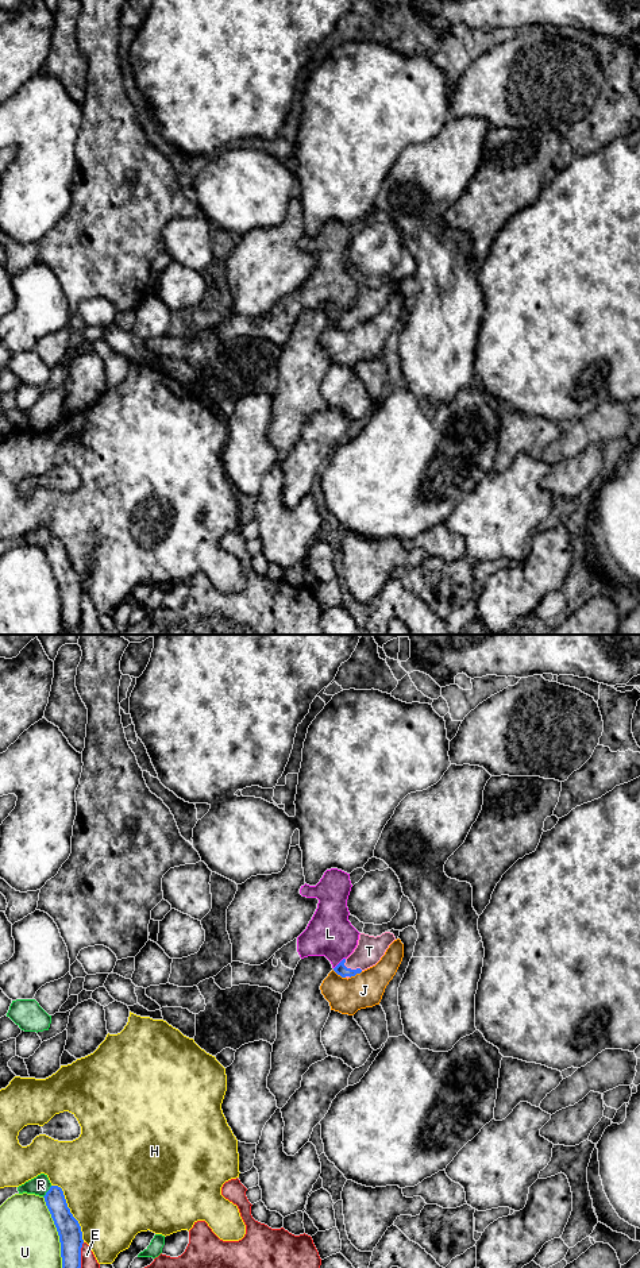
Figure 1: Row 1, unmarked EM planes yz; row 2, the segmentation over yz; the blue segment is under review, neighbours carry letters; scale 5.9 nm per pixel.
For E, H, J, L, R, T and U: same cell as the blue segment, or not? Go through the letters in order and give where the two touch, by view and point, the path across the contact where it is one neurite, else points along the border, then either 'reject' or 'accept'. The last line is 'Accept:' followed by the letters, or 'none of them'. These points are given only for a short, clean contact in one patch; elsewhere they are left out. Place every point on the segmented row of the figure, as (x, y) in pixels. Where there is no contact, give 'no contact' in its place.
E: contact yz (80, 1255); reject
H: contact yz (69, 1210); reject
J: contact yz (339, 974); border yz (332, 970), (344, 978); reject
L: contact yz (339, 963); reject
R: contact yz (47, 1191); reject
T: contact yz (350, 968); way yz (340, 968), (350, 968), (369, 951); accept
U: contact yz (57, 1230); reject
Accept: T

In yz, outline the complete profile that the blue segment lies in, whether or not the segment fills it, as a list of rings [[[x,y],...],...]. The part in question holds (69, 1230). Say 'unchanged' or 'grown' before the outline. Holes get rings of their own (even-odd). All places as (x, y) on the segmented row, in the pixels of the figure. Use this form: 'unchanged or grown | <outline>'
unchanged | [[[51,1186],[43,1198],[59,1236],[62,1268],[81,1268],[82,1232],[68,1207],[62,1188]]]

